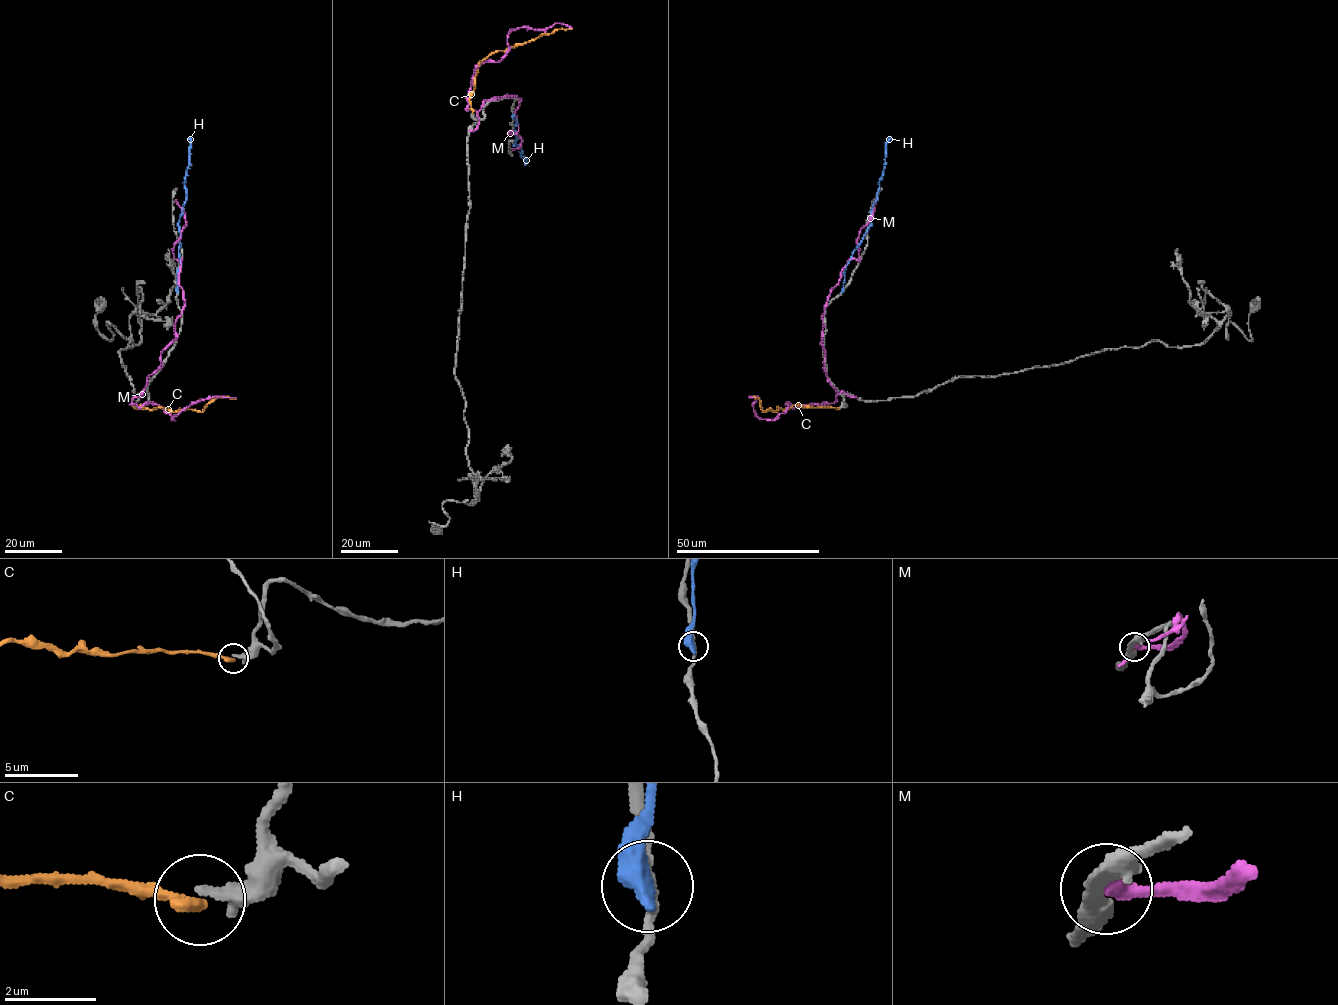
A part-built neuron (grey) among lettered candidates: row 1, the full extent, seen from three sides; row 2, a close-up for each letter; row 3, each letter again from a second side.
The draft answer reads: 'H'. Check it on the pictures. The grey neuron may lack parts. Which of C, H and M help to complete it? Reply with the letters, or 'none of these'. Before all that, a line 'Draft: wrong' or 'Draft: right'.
Draft: wrong
none of these

